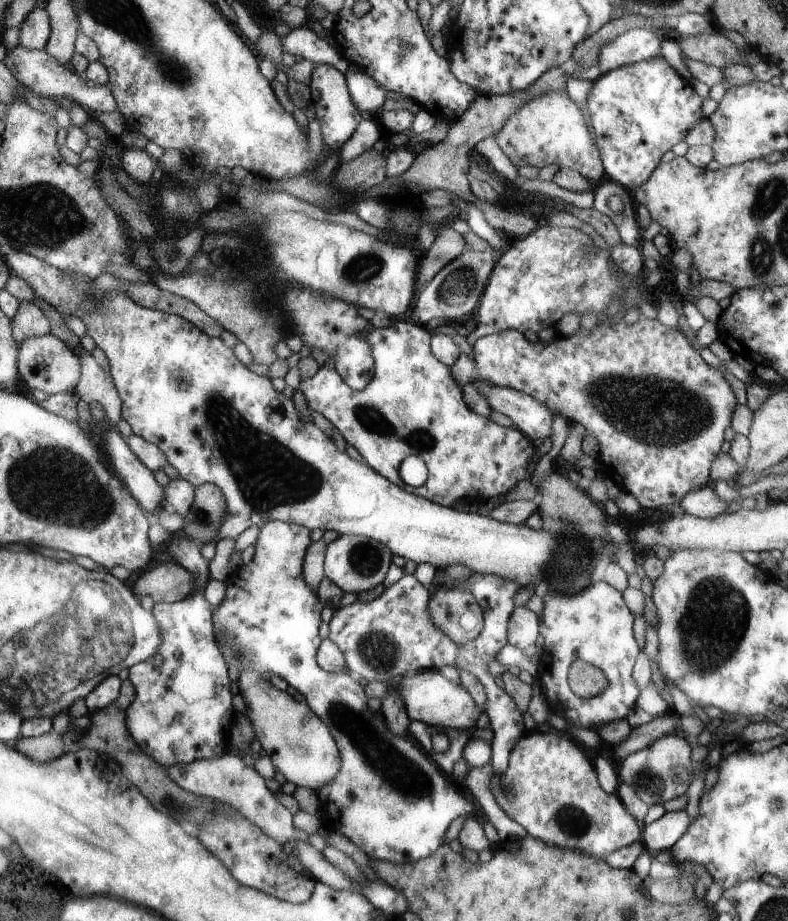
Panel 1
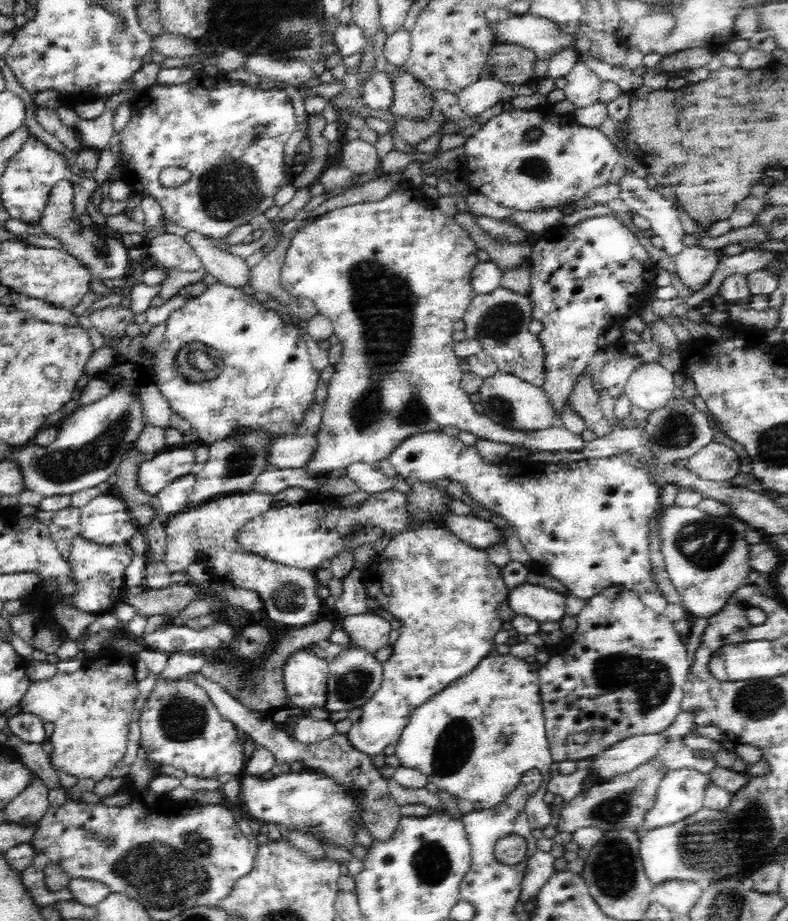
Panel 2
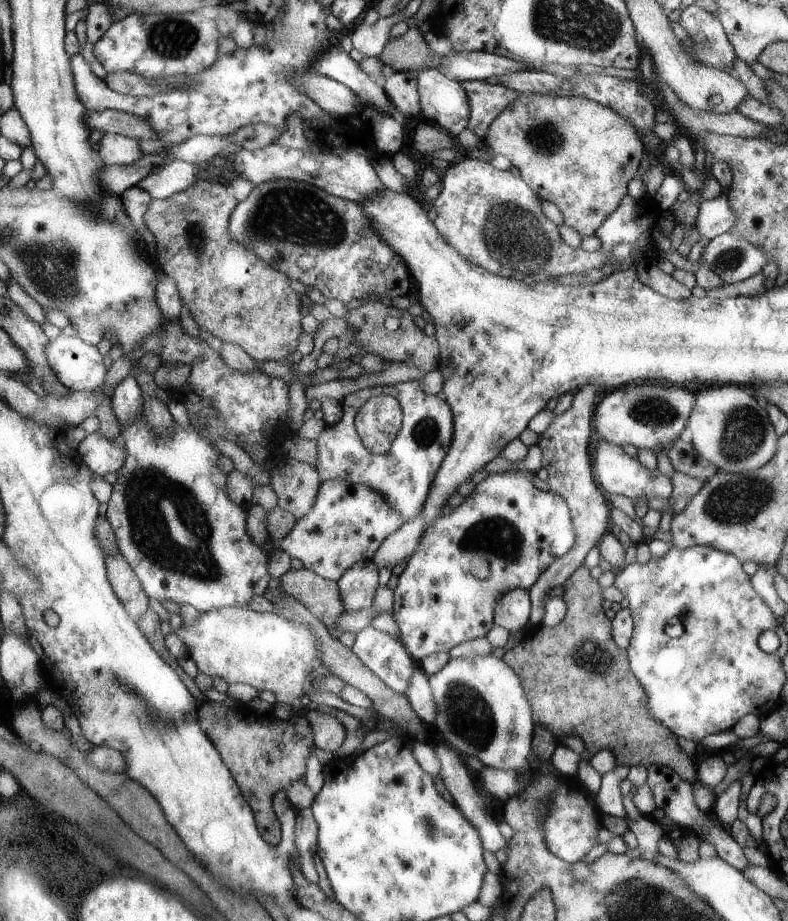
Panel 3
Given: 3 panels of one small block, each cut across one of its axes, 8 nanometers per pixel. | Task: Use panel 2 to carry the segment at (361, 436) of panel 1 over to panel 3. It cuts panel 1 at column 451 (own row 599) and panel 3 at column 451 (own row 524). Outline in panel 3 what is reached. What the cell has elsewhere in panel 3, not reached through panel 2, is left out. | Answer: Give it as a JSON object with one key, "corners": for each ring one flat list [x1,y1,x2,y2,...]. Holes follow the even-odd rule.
{"corners":[[421,381,393,385,374,385,346,395,341,400,342,416,318,436,319,457,316,472,322,481,342,479,352,484,363,484,375,489,401,516,403,523,417,518,431,491,434,477,454,439,452,406,442,395,431,395,423,390],[390,395,401,406,403,426,386,454,368,452,355,427,358,409,372,397]]}

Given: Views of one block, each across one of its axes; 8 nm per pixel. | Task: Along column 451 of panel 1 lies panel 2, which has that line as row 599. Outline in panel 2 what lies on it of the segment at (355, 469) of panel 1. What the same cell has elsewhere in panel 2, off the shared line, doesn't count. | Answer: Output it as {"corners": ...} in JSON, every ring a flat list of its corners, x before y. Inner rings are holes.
{"corners":[[524,583,519,584,516,588,509,591,508,604,516,615,527,616,539,623,560,622,566,615,565,612,565,595,558,593,554,589,548,589,539,584]]}

